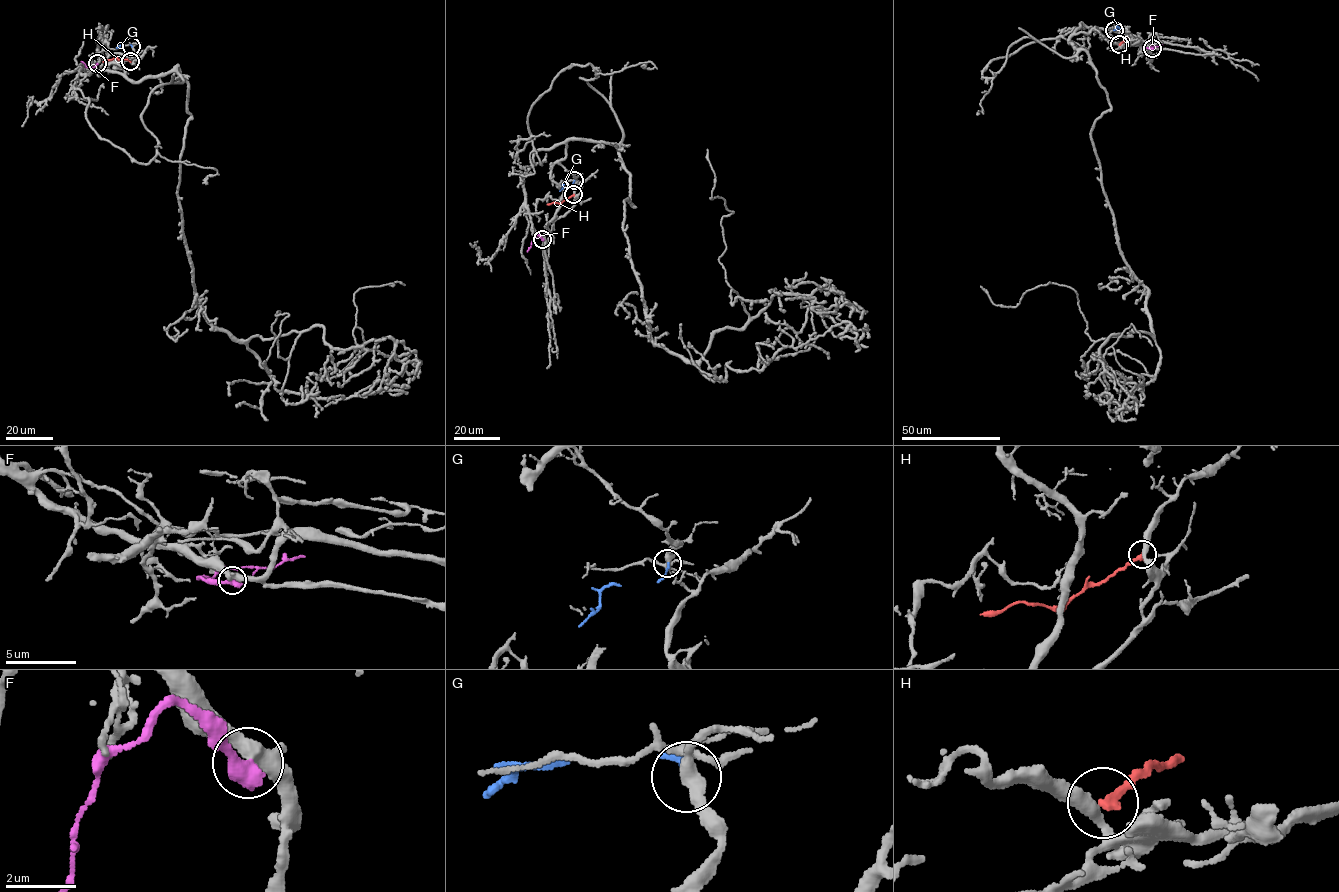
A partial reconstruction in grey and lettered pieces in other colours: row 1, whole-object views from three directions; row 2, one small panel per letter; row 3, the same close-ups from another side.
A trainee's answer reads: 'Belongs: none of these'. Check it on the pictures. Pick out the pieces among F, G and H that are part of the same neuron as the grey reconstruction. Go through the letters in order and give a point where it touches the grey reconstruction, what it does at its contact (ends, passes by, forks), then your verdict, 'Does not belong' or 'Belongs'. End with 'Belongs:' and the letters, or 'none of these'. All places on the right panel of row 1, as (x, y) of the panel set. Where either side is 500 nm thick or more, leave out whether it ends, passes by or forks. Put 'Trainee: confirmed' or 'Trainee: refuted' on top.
Trainee: confirmed
F: Touches grey at (1152, 48). Does not belong
G: Touches grey at (1114, 30). It ends there. Does not belong
H: Touches grey at (1119, 44). It ends there. Does not belong
Belongs: none of these

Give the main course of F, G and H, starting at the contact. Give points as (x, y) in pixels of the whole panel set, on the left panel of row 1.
F: (97, 64), (88, 67), (81, 61)
G: (132, 46), (116, 48)
H: (130, 61), (116, 58), (103, 62)

